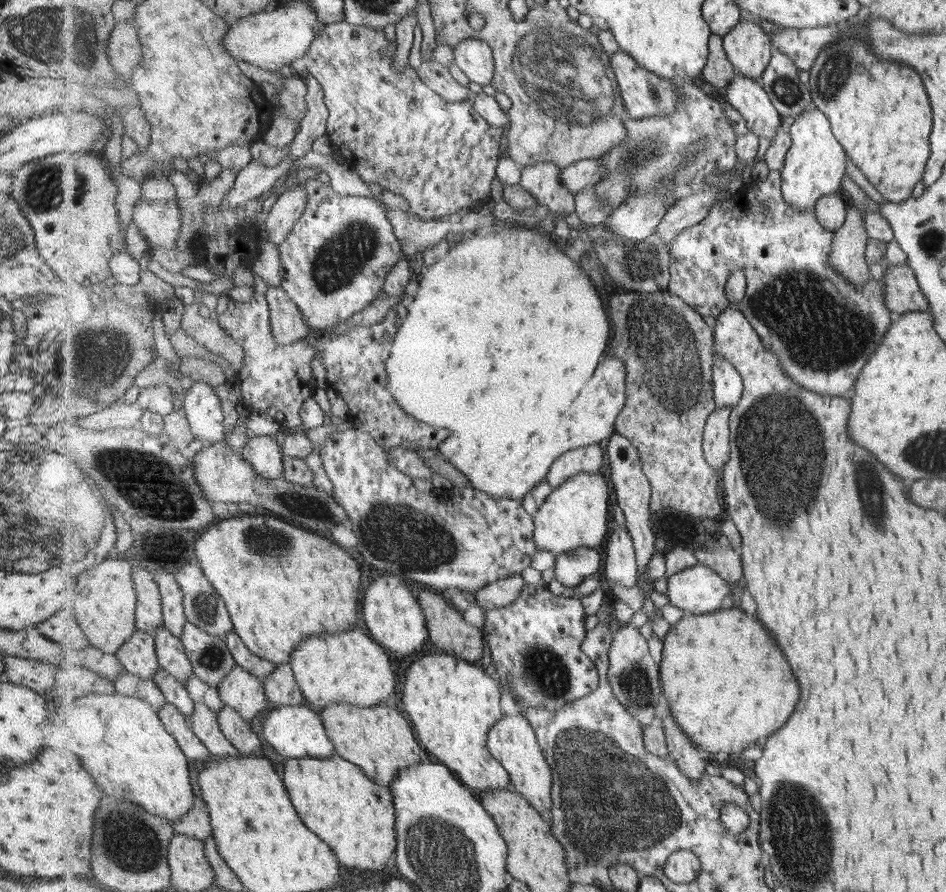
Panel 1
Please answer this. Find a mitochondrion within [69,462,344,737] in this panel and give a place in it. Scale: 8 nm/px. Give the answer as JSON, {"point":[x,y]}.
{"point":[253,537]}

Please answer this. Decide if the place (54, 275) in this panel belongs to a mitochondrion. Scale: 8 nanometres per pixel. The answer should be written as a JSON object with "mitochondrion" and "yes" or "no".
{"mitochondrion":"no"}

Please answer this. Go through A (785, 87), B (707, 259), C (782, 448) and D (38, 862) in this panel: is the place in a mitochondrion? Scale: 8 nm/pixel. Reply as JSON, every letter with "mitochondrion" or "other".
{"A":"mitochondrion","B":"other","C":"mitochondrion","D":"other"}

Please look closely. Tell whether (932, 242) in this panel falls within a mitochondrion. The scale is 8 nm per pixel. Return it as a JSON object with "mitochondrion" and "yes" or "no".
{"mitochondrion":"yes"}

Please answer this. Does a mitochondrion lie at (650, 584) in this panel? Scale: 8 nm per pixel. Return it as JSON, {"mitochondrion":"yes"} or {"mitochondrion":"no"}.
{"mitochondrion":"no"}

